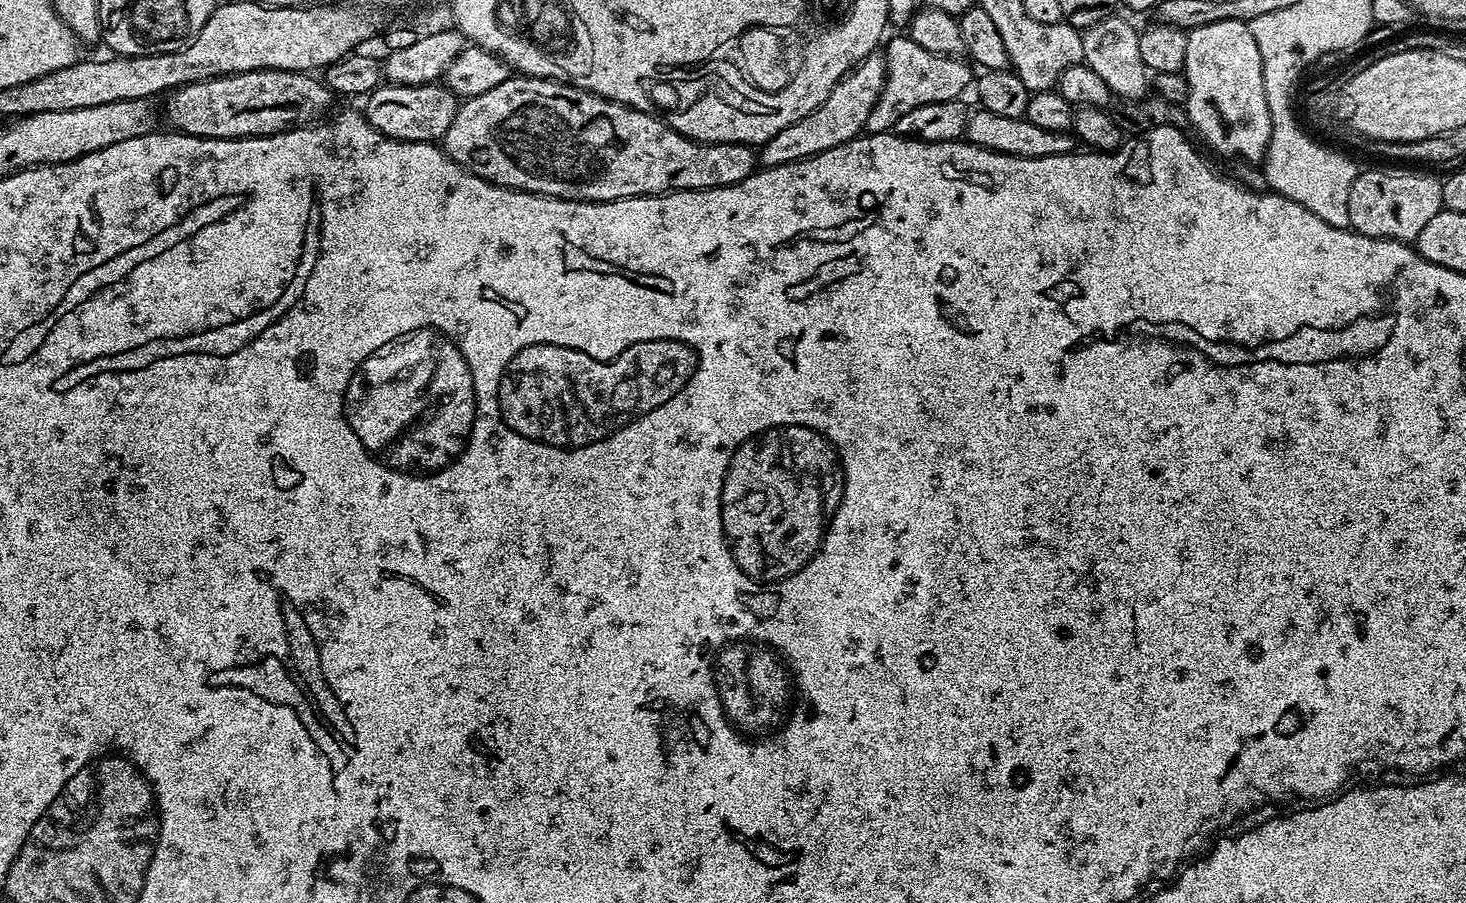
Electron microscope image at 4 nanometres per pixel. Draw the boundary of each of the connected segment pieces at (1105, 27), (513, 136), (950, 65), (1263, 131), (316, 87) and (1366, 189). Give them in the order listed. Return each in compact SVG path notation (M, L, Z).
M1120 14L1106 17L1097 25L1082 32L1084 38L1083 63L1090 66L1110 86L1113 97L1120 100L1142 100L1150 92L1150 69L1142 62L1142 50L1138 50L1140 32Z
M509 75L502 86L486 94L469 96L457 107L454 122L446 130L444 153L458 166L478 178L519 192L537 192L563 200L625 200L635 196L661 196L663 192L685 192L721 188L742 182L758 168L758 152L751 144L710 144L679 132L659 115L619 104L593 92L533 76Z
M900 34L890 40L882 48L888 77L882 86L882 94L878 94L878 102L874 102L874 110L870 110L870 118L866 118L866 129L869 133L895 129L898 118L902 118L902 114L908 113L909 110L926 106L930 102L961 99L965 95L963 92L973 87L973 65L967 59L922 50L922 46L918 46L918 42L914 42L906 34Z
M1223 20L1222 22L1210 22L1208 26L1198 26L1188 32L1186 42L1186 58L1184 59L1183 75L1188 80L1188 99L1186 101L1186 111L1188 113L1188 123L1196 132L1217 152L1220 156L1240 156L1241 161L1249 164L1259 165L1264 159L1268 143L1272 137L1272 123L1270 122L1270 110L1266 102L1266 86L1262 82L1262 54L1258 54L1258 42L1254 42L1254 34L1248 29L1247 23L1243 20Z
M263 68L261 72L258 70L250 70L249 72L235 72L229 76L211 76L209 80L199 80L193 84L184 84L178 89L167 93L164 104L164 116L169 120L171 127L177 132L185 132L187 136L200 136L203 140L244 140L248 136L273 136L279 132L288 132L291 128L303 128L311 126L325 115L324 111L331 106L334 101L333 93L329 92L328 85L323 79L317 78L315 75L306 72L291 72L290 70L274 70L273 68Z
M1384 168L1361 171L1350 186L1350 227L1370 238L1414 242L1426 222L1442 211L1442 186L1437 177L1427 176L1427 171L1387 172Z

